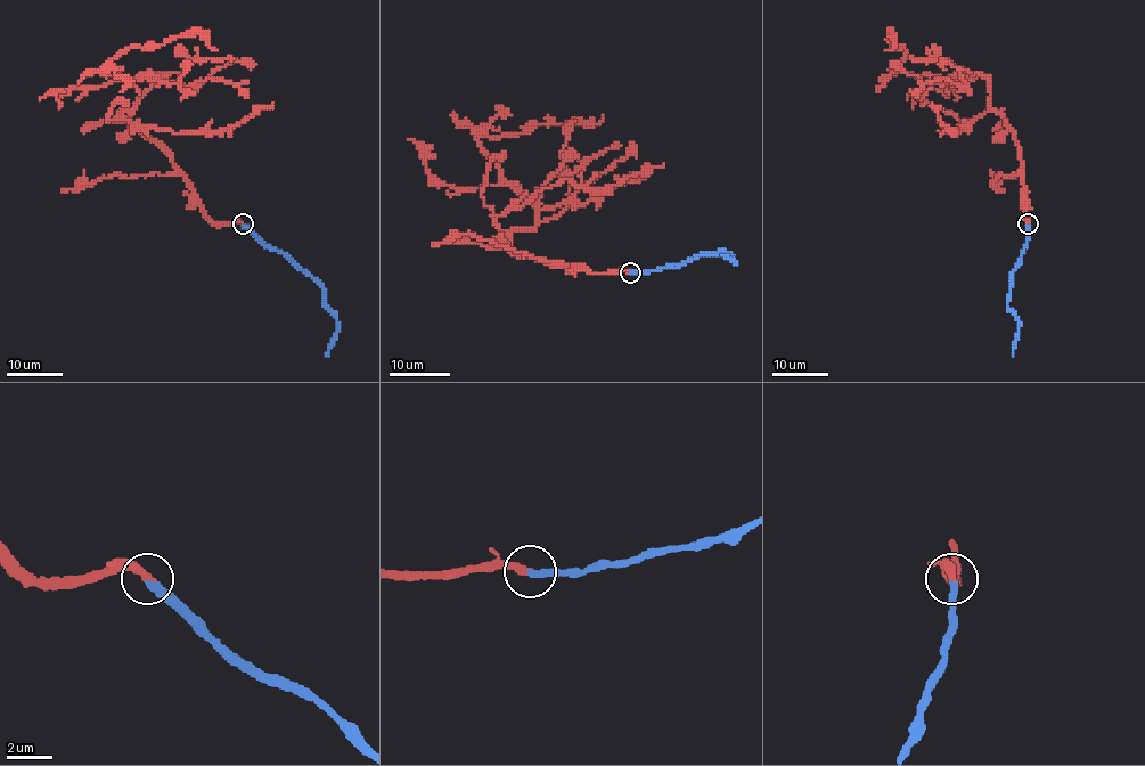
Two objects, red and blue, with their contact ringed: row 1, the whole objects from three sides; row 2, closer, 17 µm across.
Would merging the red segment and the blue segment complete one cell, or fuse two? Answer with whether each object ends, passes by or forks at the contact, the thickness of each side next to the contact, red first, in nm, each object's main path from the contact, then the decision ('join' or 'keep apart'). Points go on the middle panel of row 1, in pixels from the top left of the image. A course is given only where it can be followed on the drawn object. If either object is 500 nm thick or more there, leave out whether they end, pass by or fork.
red ends | blue ends | 340/320 nm | red via (631, 273), (523, 259), (509, 235), (537, 226), (534, 208), (477, 138), (604, 115) | blue via (631, 273), (684, 265), (701, 254), (724, 250), (734, 262), (722, 255) | join

